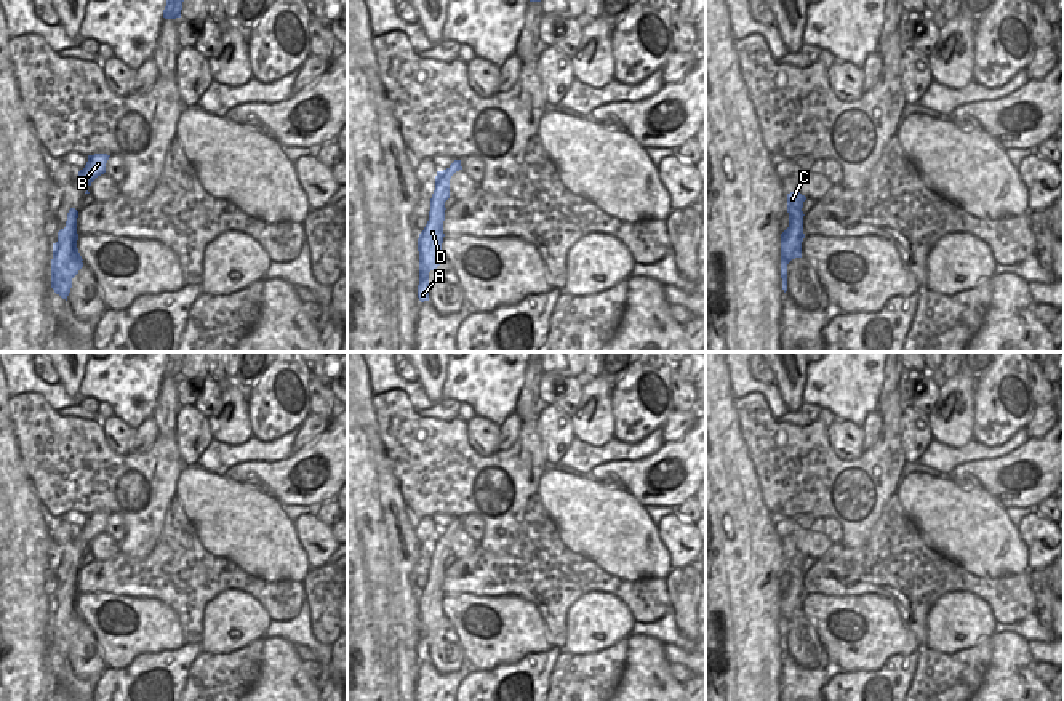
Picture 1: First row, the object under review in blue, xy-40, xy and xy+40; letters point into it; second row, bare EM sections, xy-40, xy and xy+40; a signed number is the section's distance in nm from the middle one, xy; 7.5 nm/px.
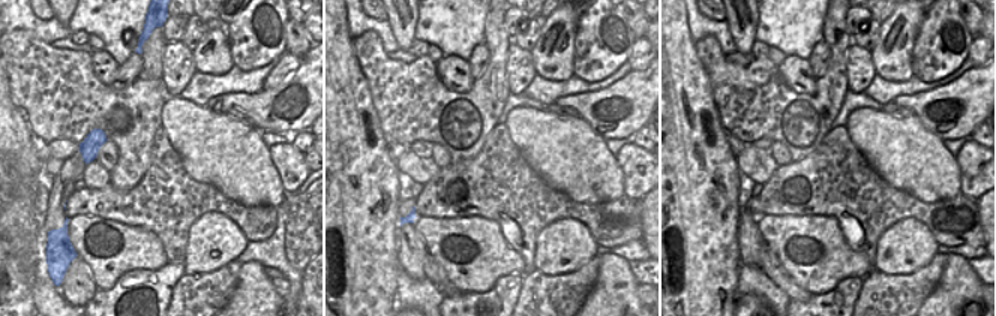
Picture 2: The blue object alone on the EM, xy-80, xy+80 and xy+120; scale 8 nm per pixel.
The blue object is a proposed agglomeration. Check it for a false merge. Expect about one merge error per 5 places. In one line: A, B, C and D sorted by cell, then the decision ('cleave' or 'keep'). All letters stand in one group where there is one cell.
A B C D | keep

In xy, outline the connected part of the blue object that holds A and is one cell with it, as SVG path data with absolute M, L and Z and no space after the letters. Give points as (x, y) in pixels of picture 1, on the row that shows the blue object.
M454 160L446 170L437 171L435 190L430 198L429 221L418 238L419 251L419 285L418 298L421 302L429 301L429 272L440 266L445 258L443 243L443 221L445 221L445 202L450 198L450 179L462 170L461 160Z

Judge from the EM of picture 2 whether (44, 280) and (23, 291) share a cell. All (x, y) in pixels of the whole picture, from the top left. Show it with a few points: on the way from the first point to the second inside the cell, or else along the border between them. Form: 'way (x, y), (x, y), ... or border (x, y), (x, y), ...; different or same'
border (33, 250), (35, 300); different

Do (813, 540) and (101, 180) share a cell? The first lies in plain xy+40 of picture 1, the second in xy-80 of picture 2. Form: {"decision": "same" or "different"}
{"decision": "same"}

